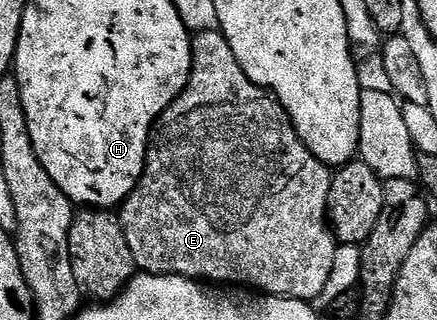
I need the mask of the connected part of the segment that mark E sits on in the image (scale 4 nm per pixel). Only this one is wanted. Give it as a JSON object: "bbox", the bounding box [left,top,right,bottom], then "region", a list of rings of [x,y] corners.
{"bbox":[119,30,339,301],"region":[[[220,30],[198,31],[192,36],[192,40],[191,77],[183,93],[179,93],[175,102],[154,123],[141,179],[119,208],[121,228],[127,237],[127,245],[131,245],[131,257],[135,257],[142,272],[151,275],[182,275],[185,279],[198,281],[210,279],[213,283],[238,283],[241,286],[238,288],[252,289],[263,295],[311,301],[319,297],[319,293],[323,293],[323,285],[327,285],[327,276],[331,273],[331,264],[335,262],[335,253],[339,246],[328,221],[329,194],[333,180],[330,168],[314,157],[307,145],[303,145],[280,103],[269,92],[250,81],[247,73],[243,73],[243,65],[235,61],[235,53],[231,53],[231,45],[227,45]]]}

